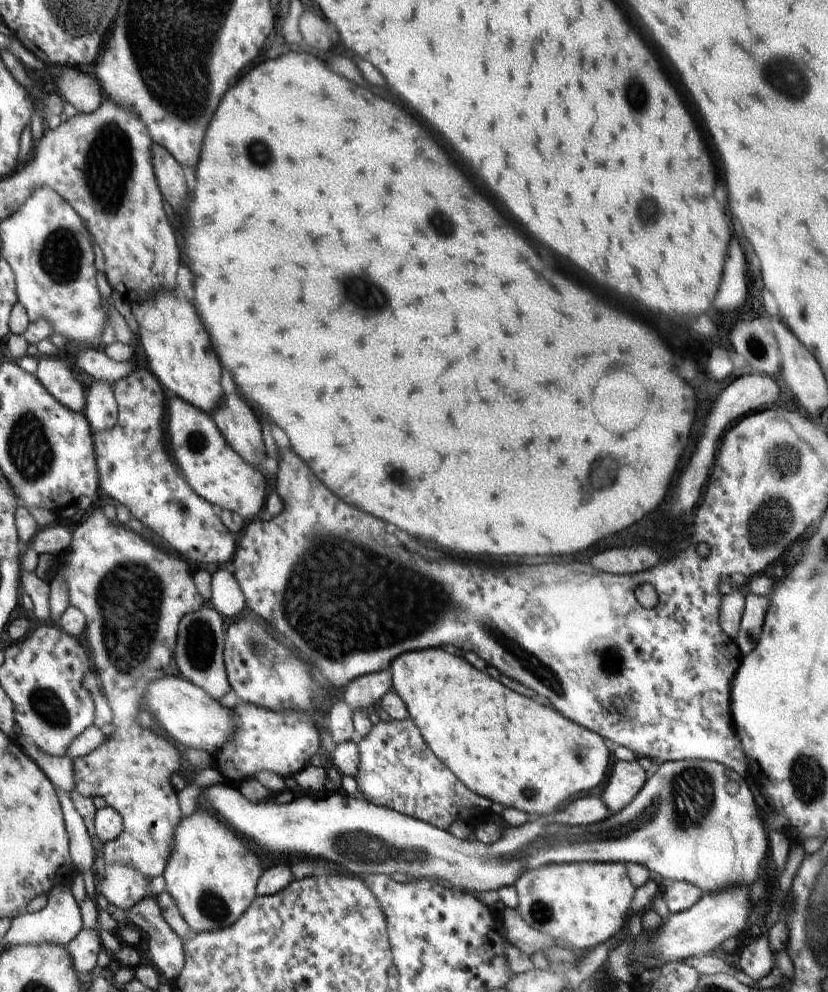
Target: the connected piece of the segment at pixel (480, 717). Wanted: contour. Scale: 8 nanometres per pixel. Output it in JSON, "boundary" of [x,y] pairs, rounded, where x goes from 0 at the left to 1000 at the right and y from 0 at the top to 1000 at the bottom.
{"boundary":[[[533,652],[494,656],[470,672],[475,697],[483,702],[519,757],[569,798],[636,821],[661,826],[682,806],[698,798],[710,798],[727,790],[737,756],[729,744],[682,722],[607,692],[587,677],[569,671],[560,663]]]}

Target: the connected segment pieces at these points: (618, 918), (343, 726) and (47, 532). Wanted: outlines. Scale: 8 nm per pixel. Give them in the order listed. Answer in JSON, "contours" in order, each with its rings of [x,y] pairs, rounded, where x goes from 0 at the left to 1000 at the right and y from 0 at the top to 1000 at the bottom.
{"contours":[[[[675,870],[655,872],[653,875],[644,876],[630,881],[620,893],[622,894],[626,903],[626,914],[622,917],[630,925],[630,928],[640,936],[656,941],[659,945],[669,948],[669,950],[679,948],[679,950],[688,953],[691,956],[690,958],[699,960],[700,962],[716,958],[722,954],[734,952],[736,948],[739,948],[742,944],[746,944],[751,940],[754,933],[758,930],[760,921],[762,921],[761,918],[758,918],[758,915],[768,899],[768,895],[758,886],[756,875],[748,870]]],[[[414,705],[406,708],[394,724],[396,737],[402,748],[408,751],[417,747],[426,747],[432,751],[438,743],[434,742],[426,734],[426,719],[429,718]]],[[[71,525],[56,529],[46,535],[36,547],[36,551],[47,560],[51,558],[63,558],[71,560],[82,553],[86,548],[86,537],[82,532],[77,532]]]]}

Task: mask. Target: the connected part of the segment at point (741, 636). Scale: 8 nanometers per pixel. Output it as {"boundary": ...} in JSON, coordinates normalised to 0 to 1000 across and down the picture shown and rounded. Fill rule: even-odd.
{"boundary":[[[903,599],[900,602],[893,637],[885,645],[885,648],[895,655],[896,662],[906,659],[911,652],[915,651],[929,609],[930,599],[928,601]]]}

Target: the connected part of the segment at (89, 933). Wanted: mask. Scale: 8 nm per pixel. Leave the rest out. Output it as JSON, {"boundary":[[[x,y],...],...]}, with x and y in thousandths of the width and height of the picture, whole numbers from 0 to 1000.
{"boundary":[[[100,935],[85,952],[79,955],[85,964],[87,977],[94,981],[109,980],[117,977],[117,962],[126,957],[120,946],[118,938]]]}

